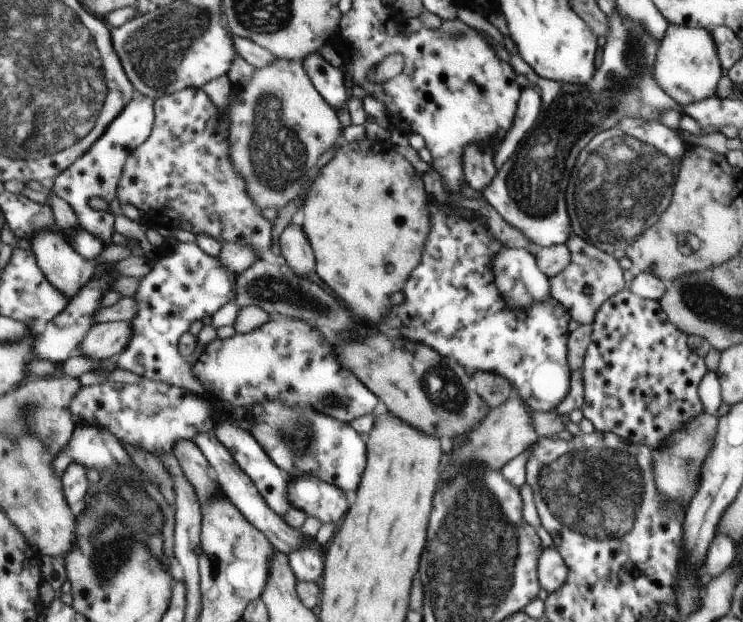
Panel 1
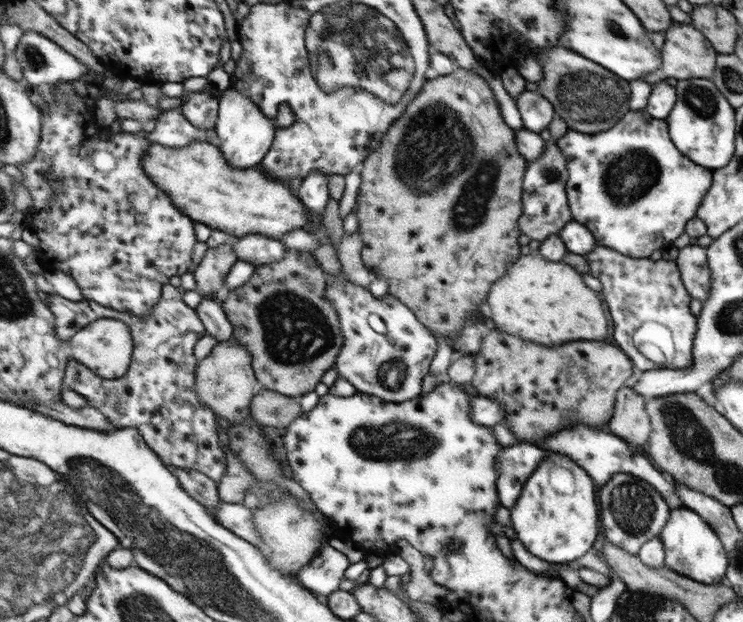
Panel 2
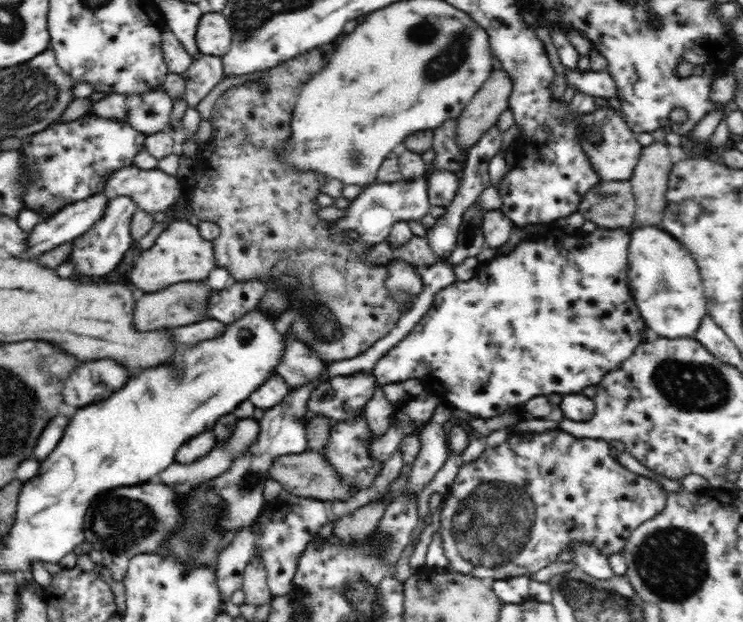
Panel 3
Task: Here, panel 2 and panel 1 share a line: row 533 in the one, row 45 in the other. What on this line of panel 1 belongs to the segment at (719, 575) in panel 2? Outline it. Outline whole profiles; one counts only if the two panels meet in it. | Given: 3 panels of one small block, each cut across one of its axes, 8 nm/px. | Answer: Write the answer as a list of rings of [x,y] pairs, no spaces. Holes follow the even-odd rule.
[[[670,24],[660,44],[653,76],[679,105],[709,99],[716,94],[722,68],[718,60],[717,42],[709,29]]]

